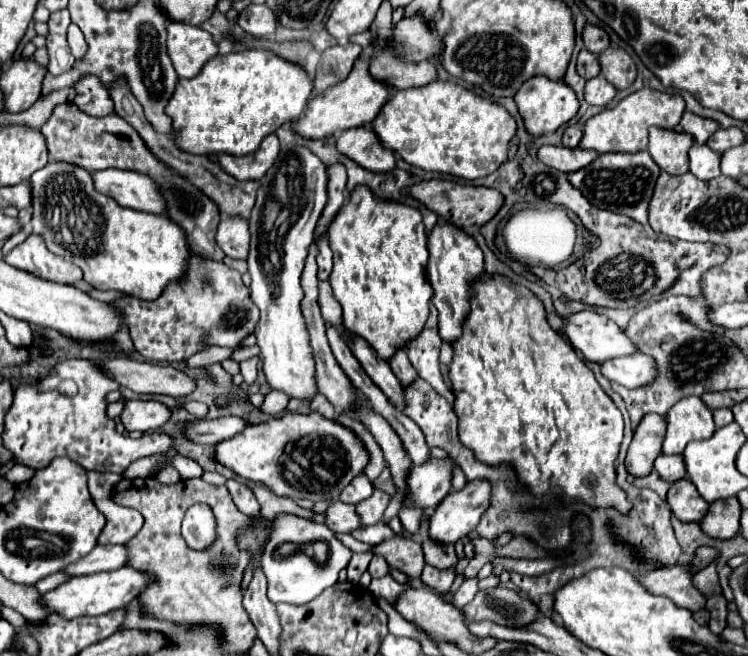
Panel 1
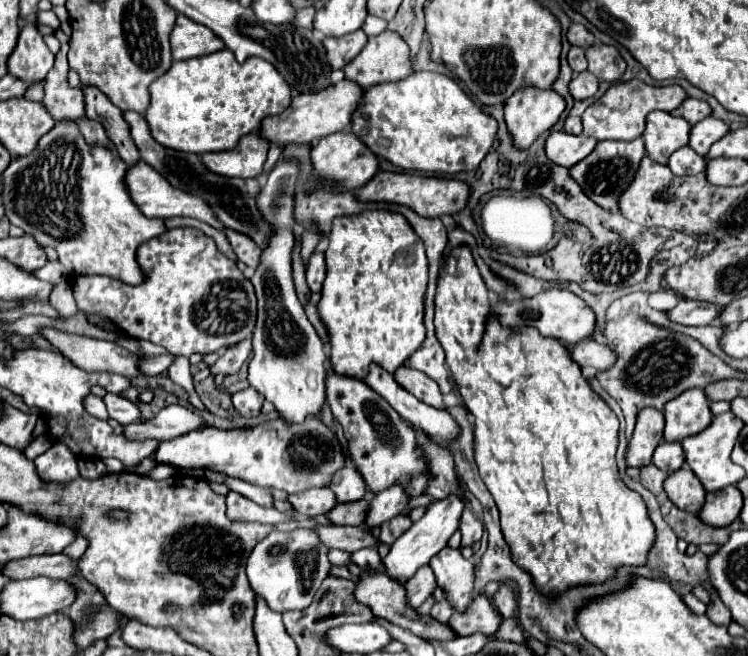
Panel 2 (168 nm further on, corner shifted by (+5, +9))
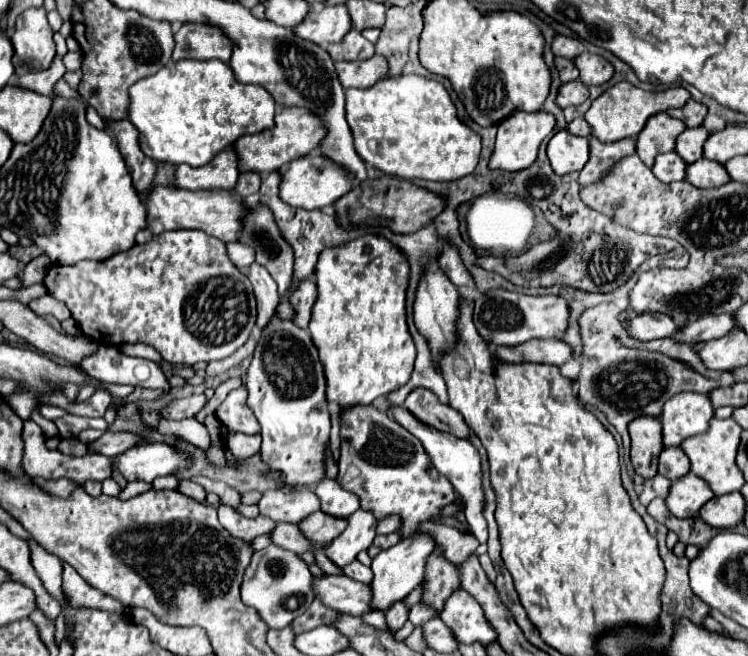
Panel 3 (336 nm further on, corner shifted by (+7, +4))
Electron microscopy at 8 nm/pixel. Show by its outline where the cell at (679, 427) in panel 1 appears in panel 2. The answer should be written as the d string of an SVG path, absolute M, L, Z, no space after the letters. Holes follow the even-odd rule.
M687 389L679 397L667 401L665 409L665 441L683 441L709 427L713 415L703 389Z

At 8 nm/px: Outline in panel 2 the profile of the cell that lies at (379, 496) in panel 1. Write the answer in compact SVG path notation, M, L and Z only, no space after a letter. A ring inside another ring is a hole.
M353 501L353 503L337 503L331 513L327 513L327 519L333 525L363 525L365 515L367 515L369 501Z

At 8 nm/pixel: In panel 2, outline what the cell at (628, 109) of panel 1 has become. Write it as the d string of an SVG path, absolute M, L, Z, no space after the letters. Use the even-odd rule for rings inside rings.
M639 79L621 81L607 89L603 97L599 97L593 105L589 105L583 113L583 135L593 137L597 141L603 139L621 139L631 141L633 137L641 137L645 129L645 117L651 111L673 111L679 103L683 103L687 97L685 89L681 85L667 85L667 87L651 87Z

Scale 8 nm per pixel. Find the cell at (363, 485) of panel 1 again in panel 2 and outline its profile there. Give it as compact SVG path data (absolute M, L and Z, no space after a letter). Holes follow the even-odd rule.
M343 467L339 469L329 483L329 489L335 493L337 503L351 503L359 501L367 495L367 489L363 485L363 479L359 477L355 467Z

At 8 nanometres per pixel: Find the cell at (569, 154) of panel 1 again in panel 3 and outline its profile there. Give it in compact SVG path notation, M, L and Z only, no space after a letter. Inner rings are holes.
M561 130L549 140L547 156L555 174L579 172L589 160L589 140Z

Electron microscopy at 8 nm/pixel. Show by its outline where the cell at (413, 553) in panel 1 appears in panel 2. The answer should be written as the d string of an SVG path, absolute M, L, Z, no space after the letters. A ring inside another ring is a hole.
M317 527L315 533L319 533L319 541L327 545L329 549L341 549L347 553L353 553L363 547L377 547L379 541L373 539L371 533L359 529L359 527Z

